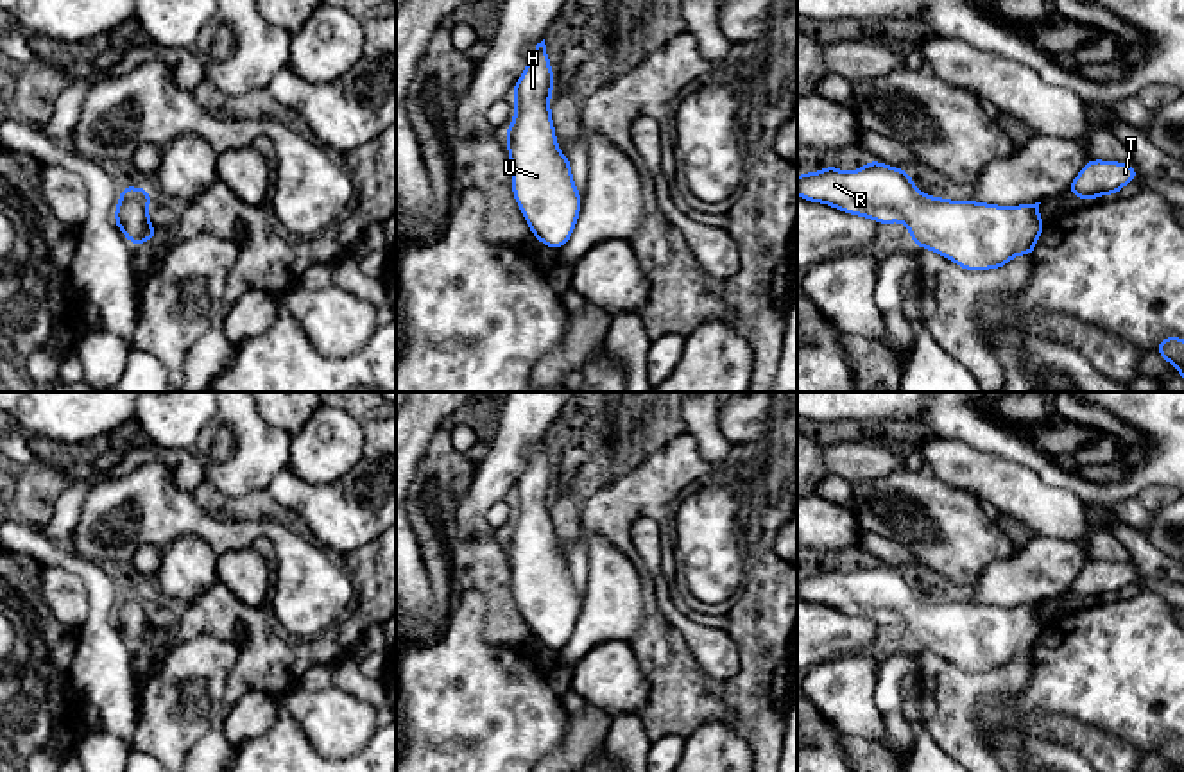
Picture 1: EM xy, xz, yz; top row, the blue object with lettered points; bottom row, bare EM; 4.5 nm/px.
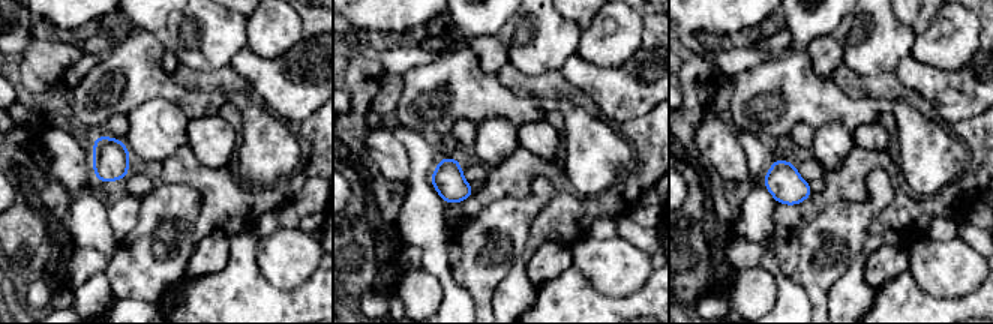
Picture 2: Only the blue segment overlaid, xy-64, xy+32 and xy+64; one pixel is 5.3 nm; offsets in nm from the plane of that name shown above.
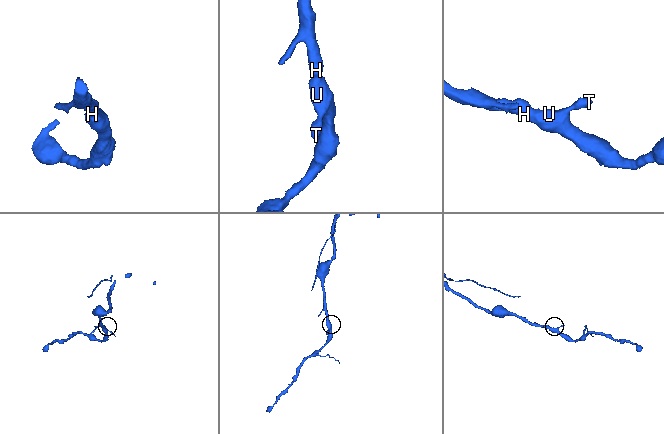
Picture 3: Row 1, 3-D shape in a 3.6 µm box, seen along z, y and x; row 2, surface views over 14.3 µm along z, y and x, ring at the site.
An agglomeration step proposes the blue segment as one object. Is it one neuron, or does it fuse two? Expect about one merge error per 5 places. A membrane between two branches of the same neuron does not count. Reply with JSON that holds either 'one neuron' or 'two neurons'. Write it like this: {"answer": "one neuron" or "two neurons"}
{"answer": "one neuron"}

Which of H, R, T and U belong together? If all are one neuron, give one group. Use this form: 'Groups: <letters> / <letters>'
Groups: H R T U

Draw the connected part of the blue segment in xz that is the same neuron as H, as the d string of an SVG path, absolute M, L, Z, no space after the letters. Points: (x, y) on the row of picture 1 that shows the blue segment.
M543 39L514 84L516 113L505 136L518 208L541 244L561 249L573 235L582 197L573 181L570 158L557 147L550 111L553 82Z

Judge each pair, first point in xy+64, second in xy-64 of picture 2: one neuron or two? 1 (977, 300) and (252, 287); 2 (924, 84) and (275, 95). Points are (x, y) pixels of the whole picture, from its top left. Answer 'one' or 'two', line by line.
1: one
2: one

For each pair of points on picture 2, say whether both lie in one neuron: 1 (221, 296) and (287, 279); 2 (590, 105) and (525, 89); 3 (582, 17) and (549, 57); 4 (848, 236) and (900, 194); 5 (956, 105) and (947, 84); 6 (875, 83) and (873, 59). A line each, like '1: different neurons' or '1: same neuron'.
1: different neurons
2: same neuron
3: different neurons
4: different neurons
5: same neuron
6: different neurons

